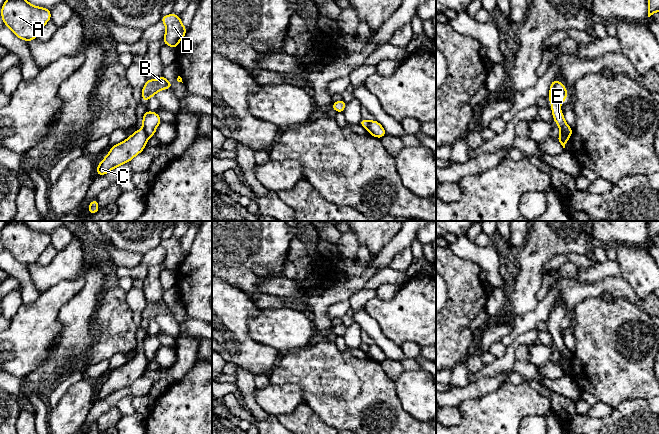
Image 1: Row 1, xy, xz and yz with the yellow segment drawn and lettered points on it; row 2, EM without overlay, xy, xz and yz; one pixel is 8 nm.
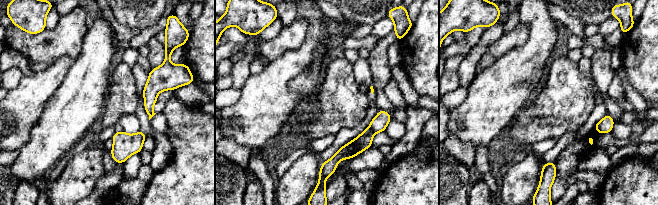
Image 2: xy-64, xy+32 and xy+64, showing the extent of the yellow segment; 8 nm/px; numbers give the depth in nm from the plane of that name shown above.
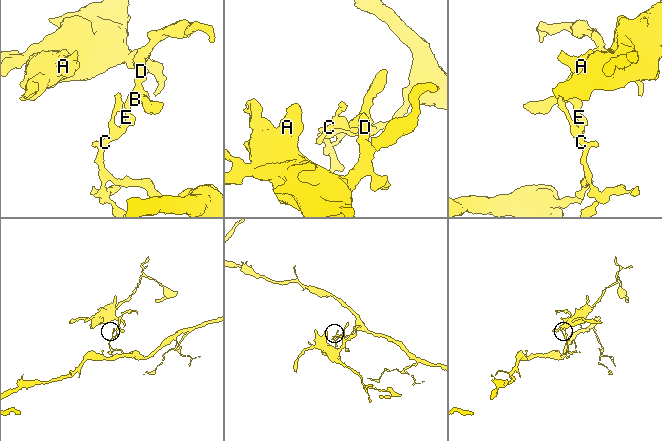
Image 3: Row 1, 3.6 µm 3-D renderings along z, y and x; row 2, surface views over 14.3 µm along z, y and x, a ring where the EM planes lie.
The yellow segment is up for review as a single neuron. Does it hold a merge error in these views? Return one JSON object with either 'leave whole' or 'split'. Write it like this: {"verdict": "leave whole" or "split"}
{"verdict": "split"}

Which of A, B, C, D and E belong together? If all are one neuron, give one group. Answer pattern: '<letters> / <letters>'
A B D E / C

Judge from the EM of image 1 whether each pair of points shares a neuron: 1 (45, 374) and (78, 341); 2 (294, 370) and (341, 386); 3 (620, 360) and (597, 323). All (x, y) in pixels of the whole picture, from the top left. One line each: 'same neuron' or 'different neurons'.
1: same neuron
2: same neuron
3: same neuron

